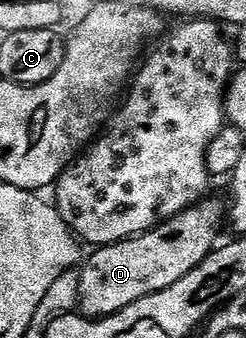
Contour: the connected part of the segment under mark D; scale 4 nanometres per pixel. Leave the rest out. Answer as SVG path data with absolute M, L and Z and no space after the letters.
M207 196L168 221L153 226L148 232L97 247L94 255L80 266L77 309L85 317L95 320L111 318L116 312L128 308L128 304L144 300L144 296L172 288L176 280L184 280L184 276L188 276L188 272L192 272L192 268L201 264L219 245L218 233L227 218L228 210L223 199L221 202L218 198Z

